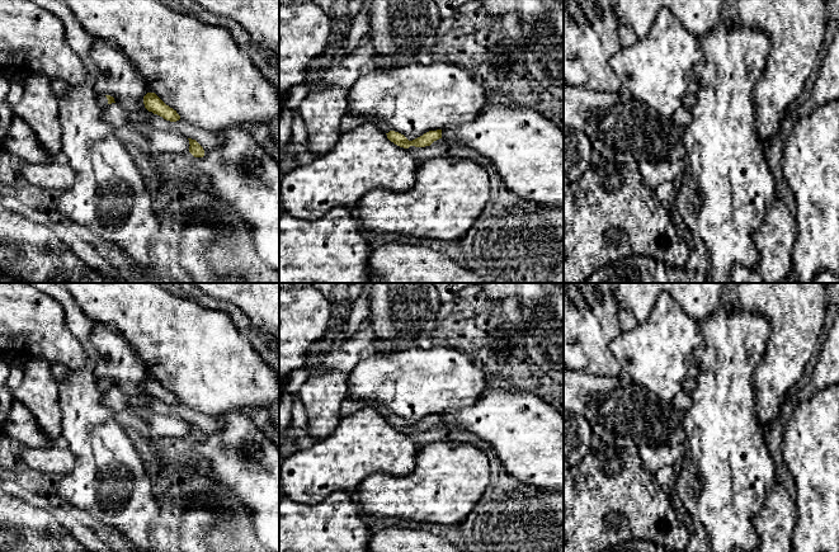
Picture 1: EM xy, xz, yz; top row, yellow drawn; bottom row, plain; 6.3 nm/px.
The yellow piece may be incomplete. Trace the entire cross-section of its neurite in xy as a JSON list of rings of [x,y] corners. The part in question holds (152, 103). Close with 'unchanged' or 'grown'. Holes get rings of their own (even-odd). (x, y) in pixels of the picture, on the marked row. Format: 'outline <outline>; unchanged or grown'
outline [[[147,93],[143,96],[145,108],[154,114],[162,117],[166,121],[176,122],[180,119],[180,115],[166,105],[155,93]]]; unchanged

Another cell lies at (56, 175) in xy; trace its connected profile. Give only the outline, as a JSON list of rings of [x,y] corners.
[[[63,159],[51,160],[46,164],[17,161],[15,169],[27,189],[43,194],[63,192],[75,180],[75,171]]]

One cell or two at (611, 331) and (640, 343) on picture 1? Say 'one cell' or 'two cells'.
two cells

